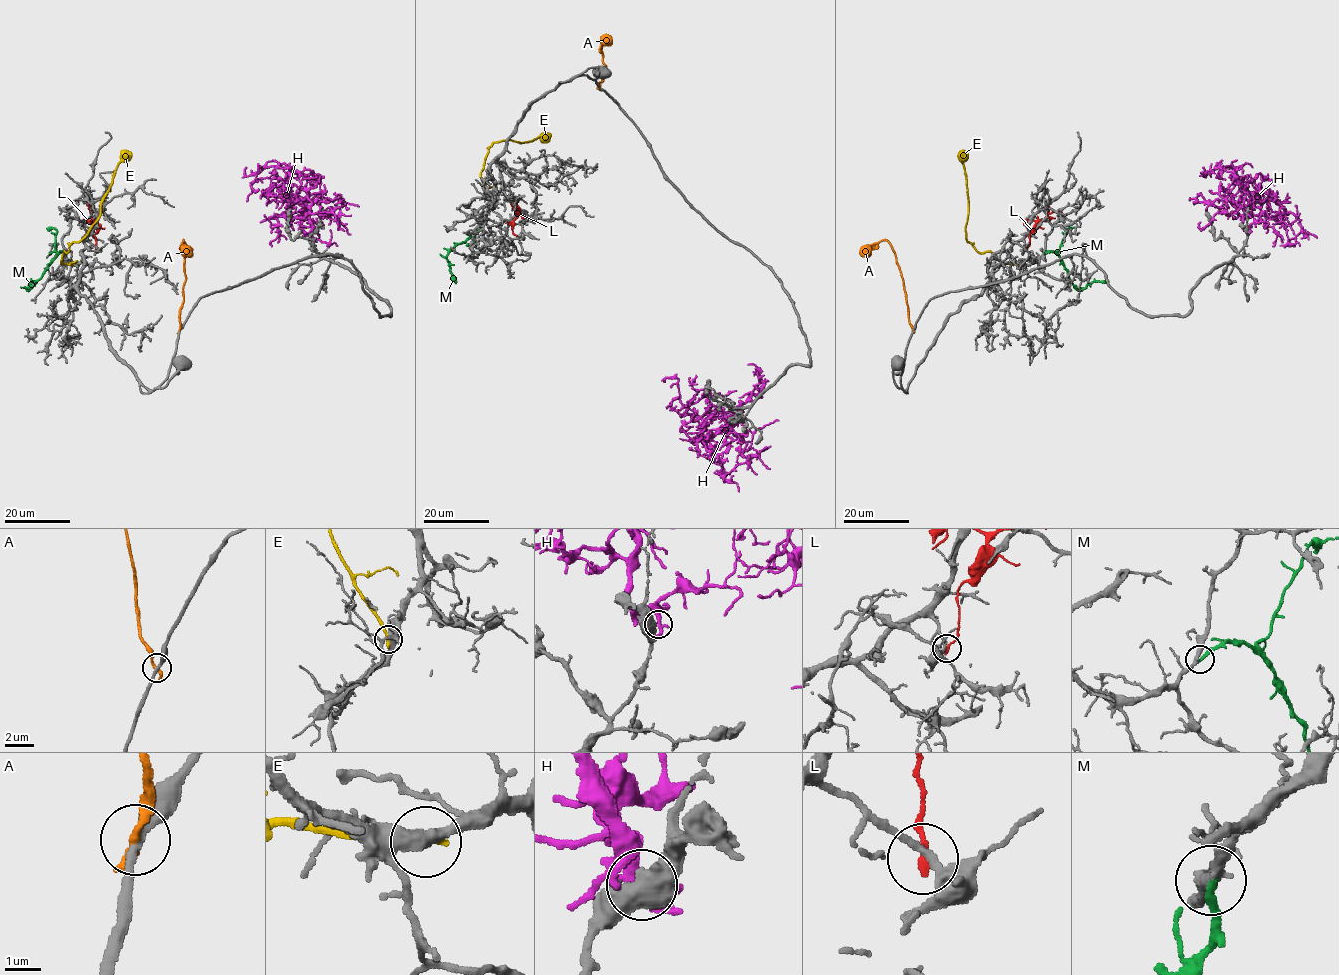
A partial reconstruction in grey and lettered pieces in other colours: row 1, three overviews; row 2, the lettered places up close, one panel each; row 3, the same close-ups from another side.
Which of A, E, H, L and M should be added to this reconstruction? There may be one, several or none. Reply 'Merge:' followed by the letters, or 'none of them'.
Merge: M

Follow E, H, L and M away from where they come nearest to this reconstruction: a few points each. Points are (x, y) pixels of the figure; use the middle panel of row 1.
E: (494, 202), (480, 175), (489, 148), (495, 142), (529, 142), (544, 134), (549, 137)
H: (734, 424), (731, 417), (727, 420), (737, 410), (729, 399), (702, 397), (684, 406), (678, 380), (665, 377)
L: (516, 201), (513, 203), (516, 216), (511, 223), (516, 236)
M: (484, 217), (481, 228), (447, 254), (451, 278), (456, 283)

